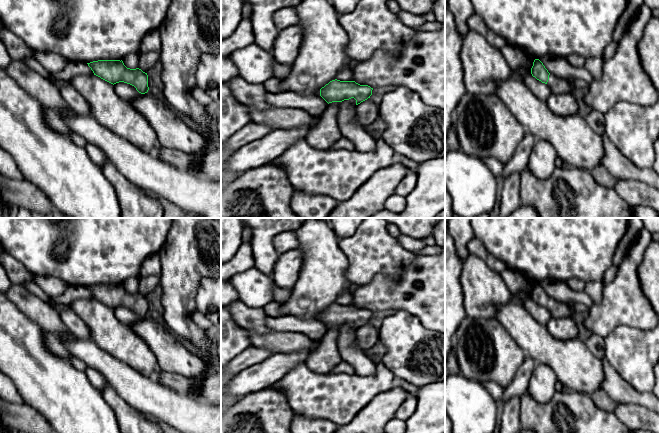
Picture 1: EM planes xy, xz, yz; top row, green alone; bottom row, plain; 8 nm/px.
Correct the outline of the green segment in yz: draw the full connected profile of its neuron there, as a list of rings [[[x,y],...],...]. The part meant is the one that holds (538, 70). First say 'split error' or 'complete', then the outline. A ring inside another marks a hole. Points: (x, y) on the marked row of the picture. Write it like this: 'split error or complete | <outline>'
split error | [[[535,59],[531,74],[537,80],[547,84],[553,94],[572,93],[575,89],[568,79],[551,75],[539,59]]]

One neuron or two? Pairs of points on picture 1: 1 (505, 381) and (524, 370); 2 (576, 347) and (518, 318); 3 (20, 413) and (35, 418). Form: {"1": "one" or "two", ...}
{"1": "two", "2": "one", "3": "one"}

